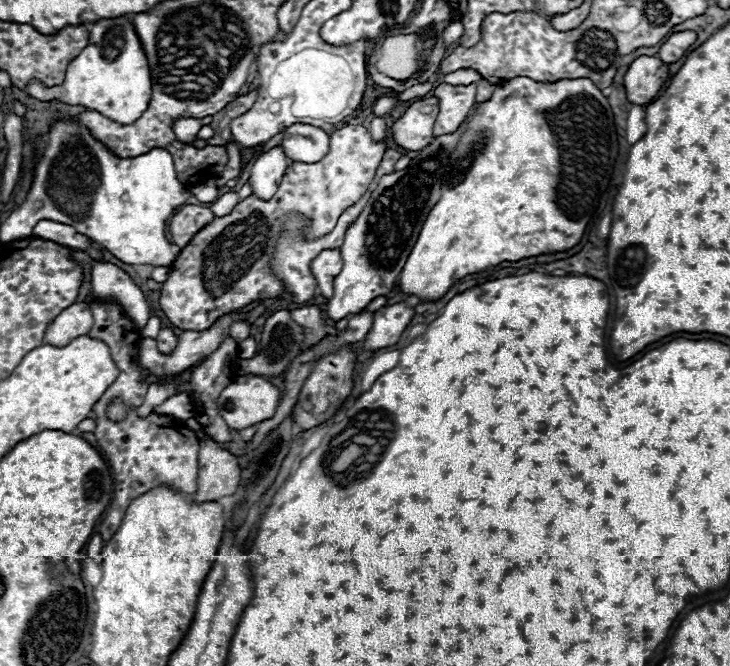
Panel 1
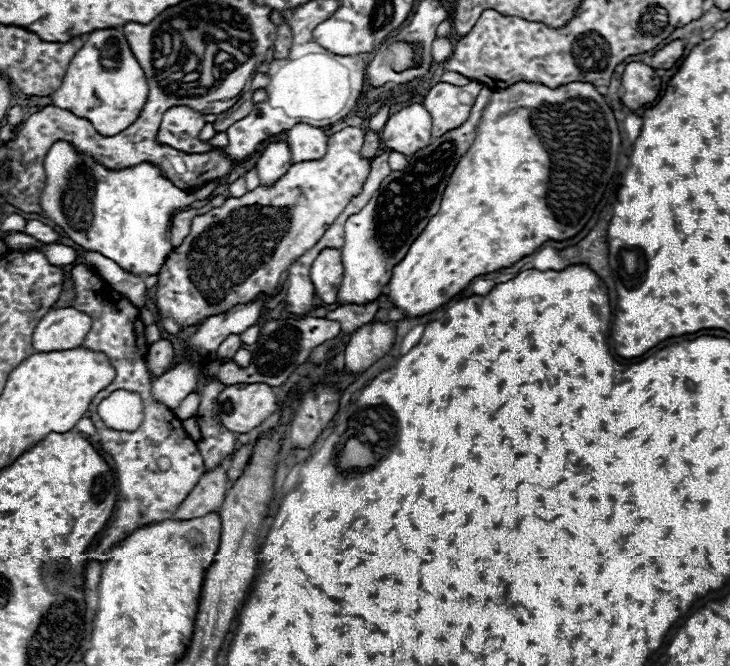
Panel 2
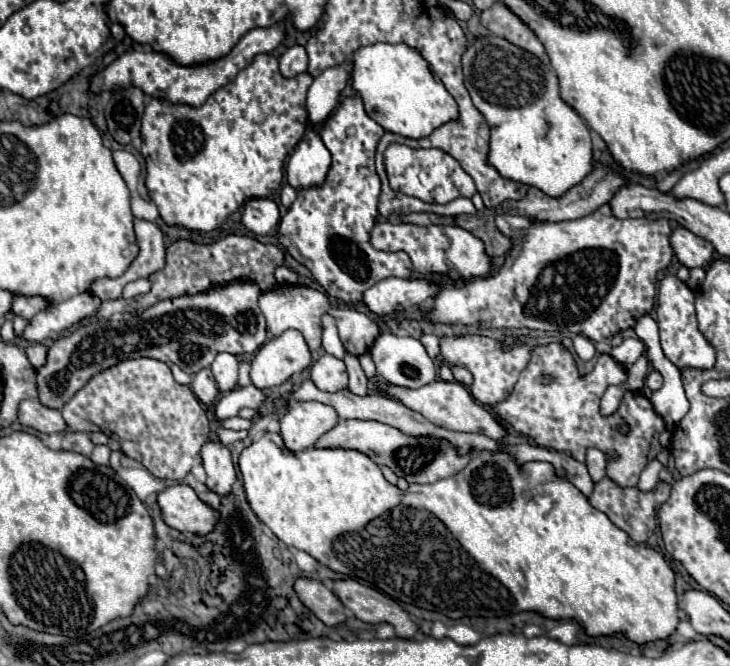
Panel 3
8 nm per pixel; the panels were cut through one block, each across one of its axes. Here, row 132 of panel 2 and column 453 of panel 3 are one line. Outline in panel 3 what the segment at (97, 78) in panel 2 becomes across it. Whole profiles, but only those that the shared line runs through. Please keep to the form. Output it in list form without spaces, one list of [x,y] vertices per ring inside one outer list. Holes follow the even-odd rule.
[[[370,44],[358,48],[352,58],[350,82],[358,96],[364,100],[366,112],[384,130],[402,134],[408,138],[428,136],[438,124],[454,120],[458,116],[458,106],[454,98],[442,88],[442,82],[430,72],[430,64],[418,56],[406,44]]]

